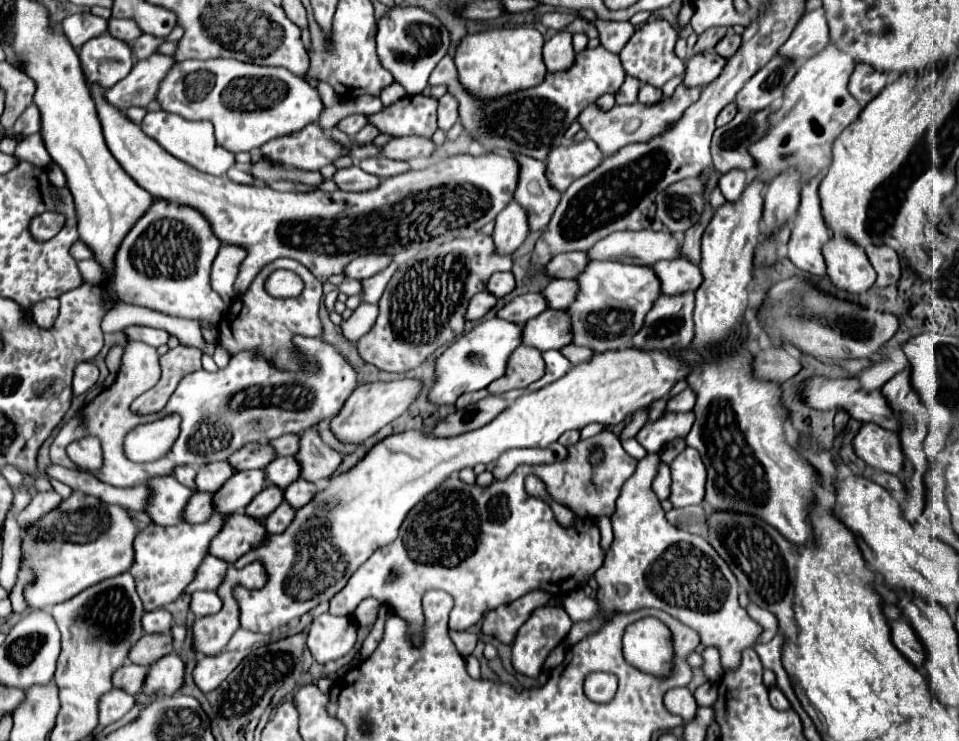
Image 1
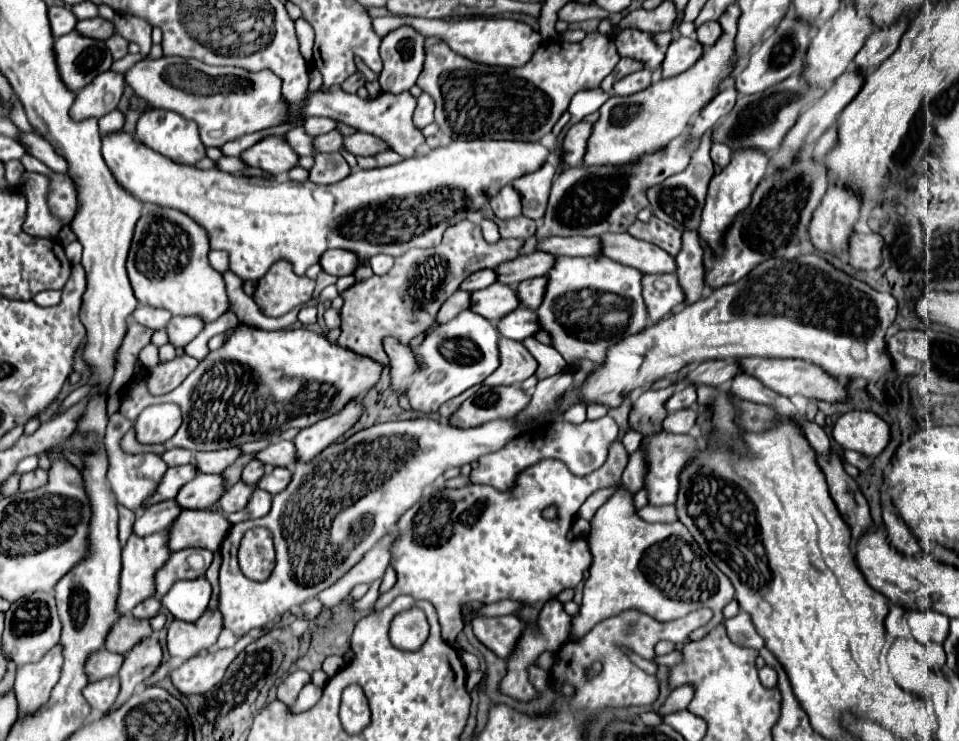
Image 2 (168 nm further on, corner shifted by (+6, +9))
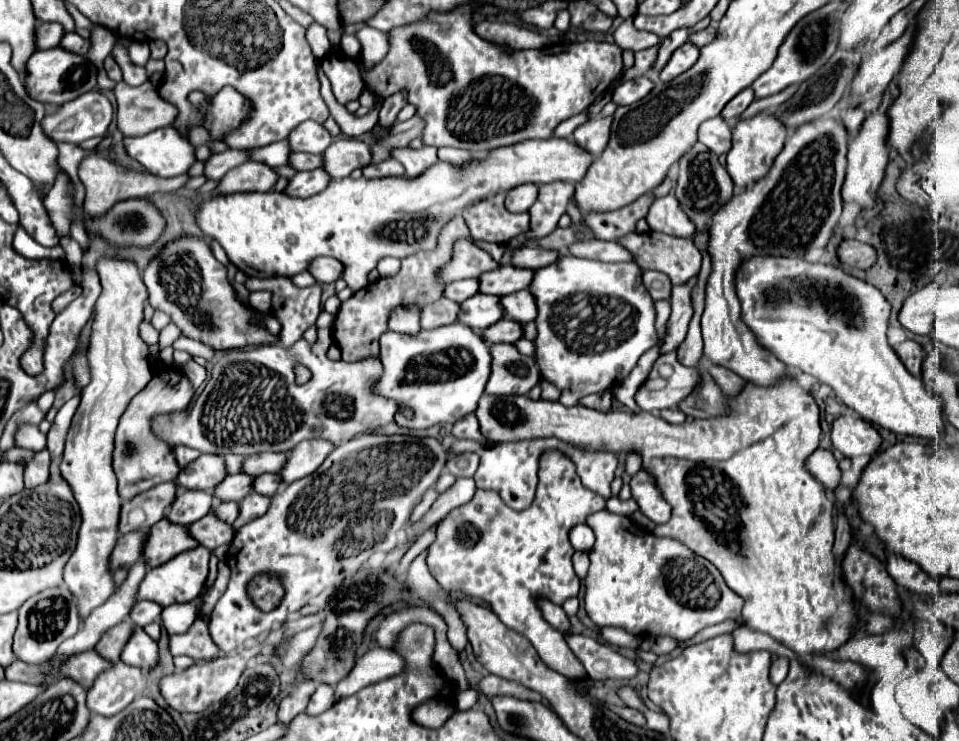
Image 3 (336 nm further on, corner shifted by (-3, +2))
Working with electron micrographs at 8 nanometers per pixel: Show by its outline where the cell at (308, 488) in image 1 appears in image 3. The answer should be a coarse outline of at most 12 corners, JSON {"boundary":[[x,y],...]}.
{"boundary":[[272,473],[254,477],[252,489],[272,497],[280,487],[280,477]]}

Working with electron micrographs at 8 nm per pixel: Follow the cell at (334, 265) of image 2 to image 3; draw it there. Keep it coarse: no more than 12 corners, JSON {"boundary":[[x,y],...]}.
{"boundary":[[316,257],[308,273],[316,283],[334,283],[342,277],[342,263]]}

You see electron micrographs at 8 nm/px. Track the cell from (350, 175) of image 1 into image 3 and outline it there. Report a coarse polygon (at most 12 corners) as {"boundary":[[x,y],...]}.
{"boundary":[[324,169],[300,171],[284,189],[292,197],[312,197],[326,189]]}

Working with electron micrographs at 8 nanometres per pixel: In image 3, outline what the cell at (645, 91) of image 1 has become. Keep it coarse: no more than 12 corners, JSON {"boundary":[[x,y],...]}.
{"boundary":[[644,75],[614,89],[616,105],[632,105],[652,91],[654,83]]}

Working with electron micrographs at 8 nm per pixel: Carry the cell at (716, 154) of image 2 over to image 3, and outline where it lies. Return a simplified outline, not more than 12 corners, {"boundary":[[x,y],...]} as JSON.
{"boundary":[[712,117],[698,129],[698,141],[714,153],[728,153],[730,123]]}

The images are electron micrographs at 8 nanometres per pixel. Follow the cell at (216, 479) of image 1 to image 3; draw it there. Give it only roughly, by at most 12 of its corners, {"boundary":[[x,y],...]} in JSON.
{"boundary":[[160,483],[124,501],[118,533],[146,533],[164,519],[178,487]]}

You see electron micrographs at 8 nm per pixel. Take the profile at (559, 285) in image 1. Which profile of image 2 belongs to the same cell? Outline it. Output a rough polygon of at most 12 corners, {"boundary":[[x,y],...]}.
{"boundary":[[531,278],[517,286],[521,304],[537,310],[547,278]]}

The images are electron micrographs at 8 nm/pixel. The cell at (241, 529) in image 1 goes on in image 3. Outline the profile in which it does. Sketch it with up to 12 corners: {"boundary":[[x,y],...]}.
{"boundary":[[158,521],[144,539],[142,559],[158,567],[198,547],[186,527]]}

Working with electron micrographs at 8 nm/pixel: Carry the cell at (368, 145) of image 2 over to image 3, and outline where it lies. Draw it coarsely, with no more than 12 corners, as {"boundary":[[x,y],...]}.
{"boundary":[[340,137],[322,153],[332,179],[370,163],[370,145]]}

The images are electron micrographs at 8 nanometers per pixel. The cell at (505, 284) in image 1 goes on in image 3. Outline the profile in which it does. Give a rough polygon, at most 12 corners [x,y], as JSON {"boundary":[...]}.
{"boundary":[[478,279],[444,287],[444,297],[462,303],[478,293]]}

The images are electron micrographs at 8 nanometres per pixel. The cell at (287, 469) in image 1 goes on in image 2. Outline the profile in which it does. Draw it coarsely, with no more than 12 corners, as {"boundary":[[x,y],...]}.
{"boundary":[[253,460],[245,466],[241,478],[257,484],[269,468]]}

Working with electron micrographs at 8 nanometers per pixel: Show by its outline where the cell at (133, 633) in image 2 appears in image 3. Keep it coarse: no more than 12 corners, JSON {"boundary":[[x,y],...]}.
{"boundary":[[130,619],[100,637],[94,651],[116,663],[134,631]]}

